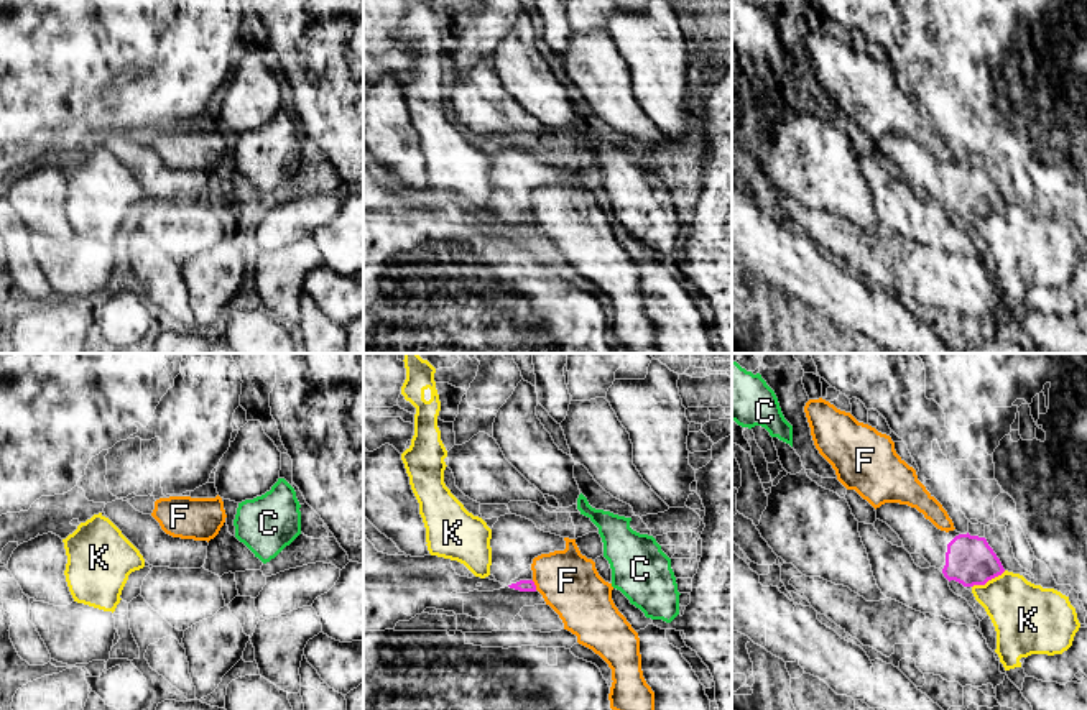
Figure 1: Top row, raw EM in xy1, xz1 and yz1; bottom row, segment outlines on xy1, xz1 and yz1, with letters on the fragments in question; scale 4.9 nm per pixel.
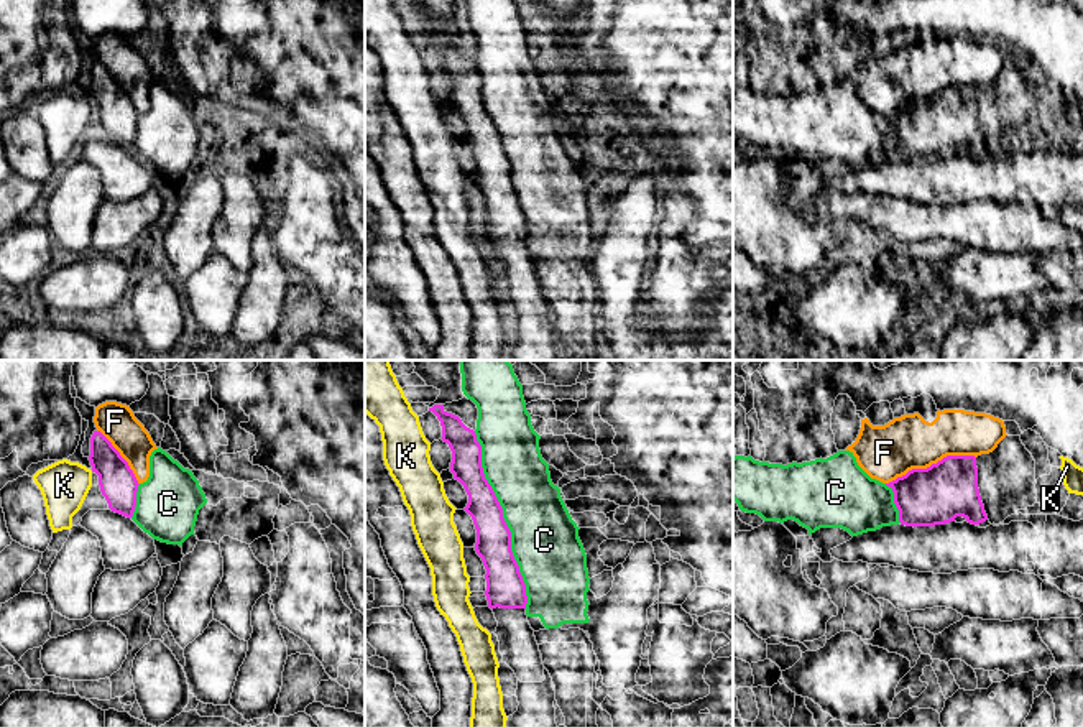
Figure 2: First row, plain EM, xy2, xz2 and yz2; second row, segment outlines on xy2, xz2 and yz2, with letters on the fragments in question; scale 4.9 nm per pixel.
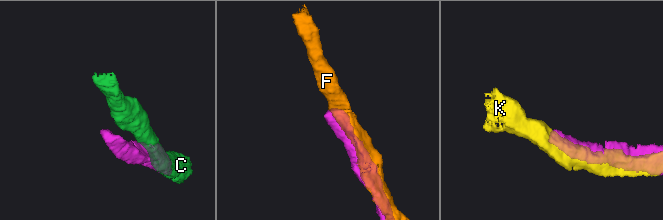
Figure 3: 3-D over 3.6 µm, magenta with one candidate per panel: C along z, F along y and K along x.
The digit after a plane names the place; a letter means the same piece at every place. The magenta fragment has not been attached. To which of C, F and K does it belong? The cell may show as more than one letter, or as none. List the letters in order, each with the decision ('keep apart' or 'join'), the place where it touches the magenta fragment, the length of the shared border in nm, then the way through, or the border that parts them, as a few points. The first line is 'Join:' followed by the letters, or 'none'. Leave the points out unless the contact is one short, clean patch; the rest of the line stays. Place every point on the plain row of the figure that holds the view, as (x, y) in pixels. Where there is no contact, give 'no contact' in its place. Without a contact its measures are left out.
Join: none
C: keep apart | xz2 (503, 152) | 900 nm
F: keep apart | yz2 (932, 96) | 460 nm
K: keep apart | yz1 (989, 211) | 190 nm

